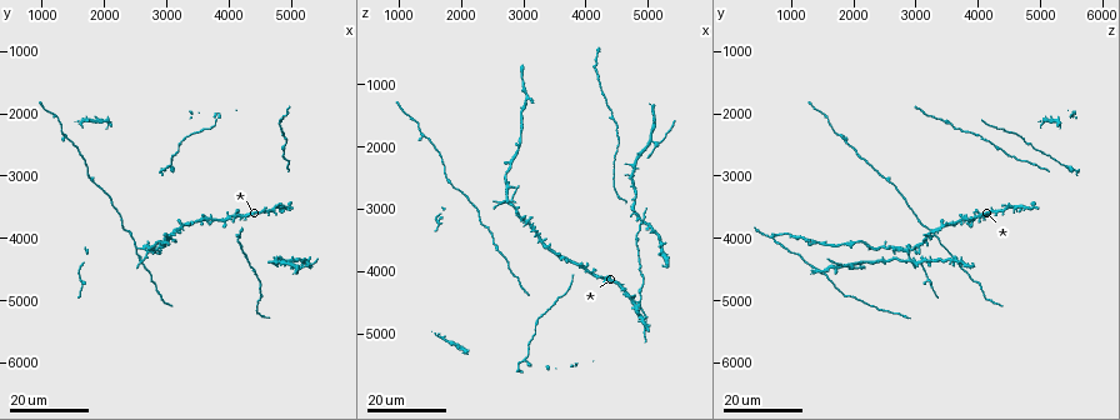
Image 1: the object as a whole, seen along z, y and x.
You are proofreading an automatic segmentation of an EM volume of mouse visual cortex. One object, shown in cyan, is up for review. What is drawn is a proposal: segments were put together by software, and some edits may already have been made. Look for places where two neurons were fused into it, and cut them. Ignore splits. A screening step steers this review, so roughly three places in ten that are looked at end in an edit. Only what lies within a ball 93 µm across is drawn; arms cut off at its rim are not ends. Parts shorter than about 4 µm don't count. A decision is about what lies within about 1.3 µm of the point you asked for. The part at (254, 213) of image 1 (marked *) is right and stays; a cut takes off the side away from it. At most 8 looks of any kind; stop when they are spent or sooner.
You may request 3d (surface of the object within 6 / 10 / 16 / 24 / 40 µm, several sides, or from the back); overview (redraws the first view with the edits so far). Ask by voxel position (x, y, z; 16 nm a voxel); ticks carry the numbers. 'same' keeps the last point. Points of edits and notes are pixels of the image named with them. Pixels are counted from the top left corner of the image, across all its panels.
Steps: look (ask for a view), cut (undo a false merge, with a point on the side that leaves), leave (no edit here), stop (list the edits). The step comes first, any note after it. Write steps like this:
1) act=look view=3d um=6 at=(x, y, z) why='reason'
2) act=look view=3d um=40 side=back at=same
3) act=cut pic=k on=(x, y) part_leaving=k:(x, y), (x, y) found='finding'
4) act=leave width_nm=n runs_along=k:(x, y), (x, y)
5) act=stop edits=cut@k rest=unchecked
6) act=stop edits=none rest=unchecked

act=look view=3d um=24 at=(4900, 2350, 3950)

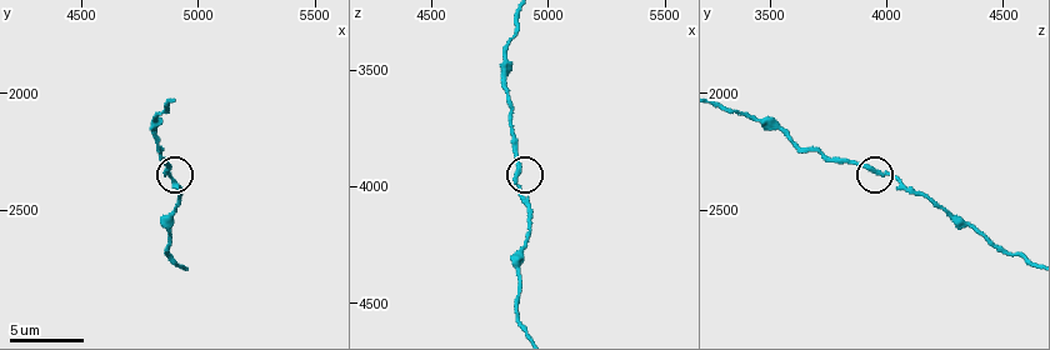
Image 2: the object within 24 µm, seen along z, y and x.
act=look view=3d um=10 at=(4860, 2340, 3970)

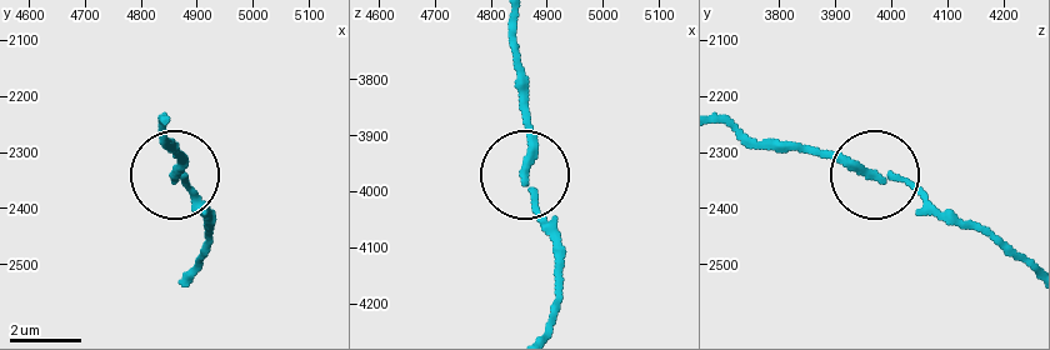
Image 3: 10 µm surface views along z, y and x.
act=leave runs_along=3:(1025, 265), (981, 231), (945, 223), (891, 178), (795, 149) found='one neuron here'

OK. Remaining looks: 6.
act=look view=3d um=16 at=(4250, 4300, 1100) why='thick turns thin'

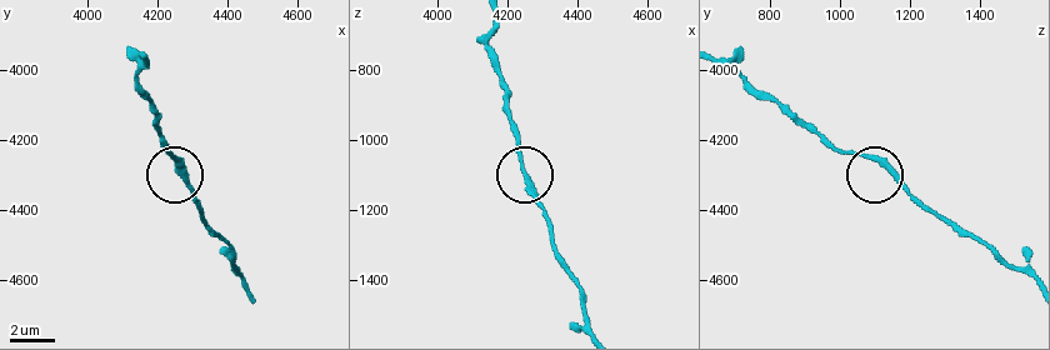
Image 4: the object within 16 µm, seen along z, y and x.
act=look view=3d um=10 at=(4250, 4260, 1100)

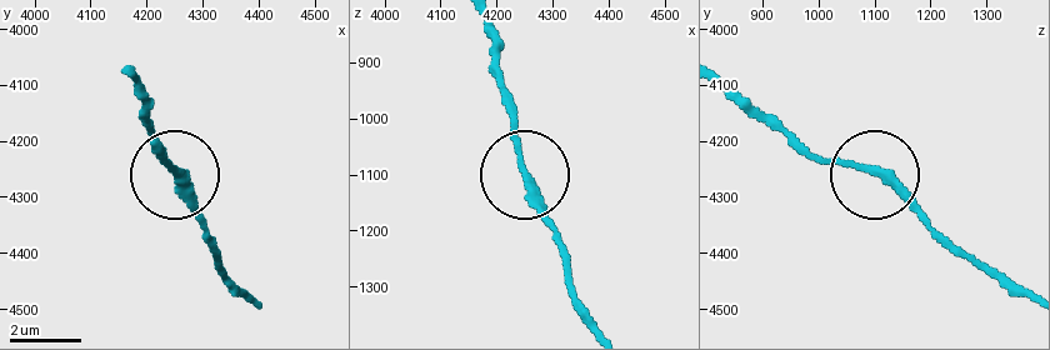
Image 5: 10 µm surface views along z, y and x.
act=leave width_nm=210 found='one neuron here'

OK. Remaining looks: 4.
act=look view=3d um=16 at=(3050, 4000, 1200) why='three-way junction'

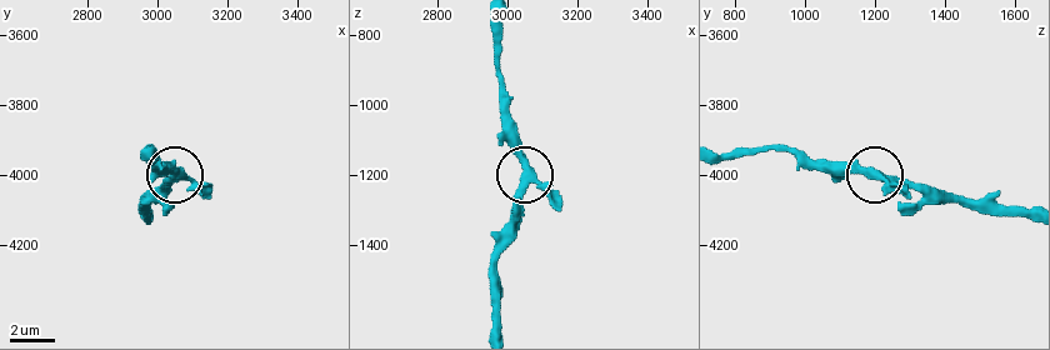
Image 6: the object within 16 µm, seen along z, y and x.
act=look view=3d um=10 at=(3080, 3990, 1200)

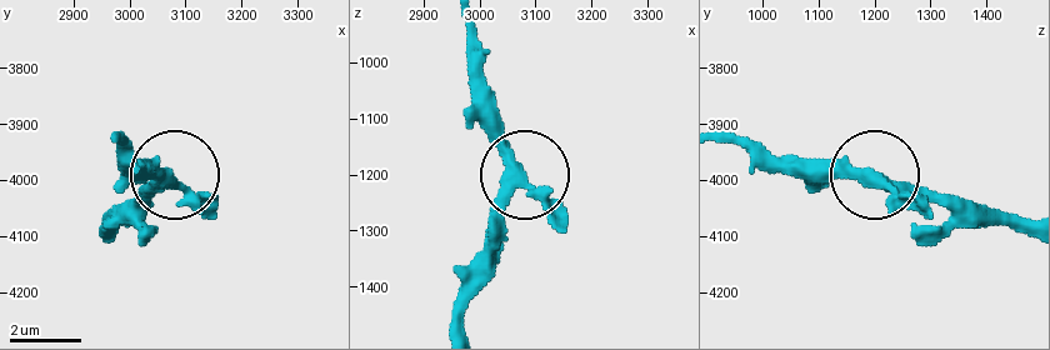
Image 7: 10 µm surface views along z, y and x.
act=leave side_arm_um=9 runs_along=7:(1026, 234), (964, 221), (865, 171), (806, 171) found='all the same neuron'

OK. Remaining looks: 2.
act=look view=3d um=24 at=(1600, 4650, 3150) why='calibre changes'

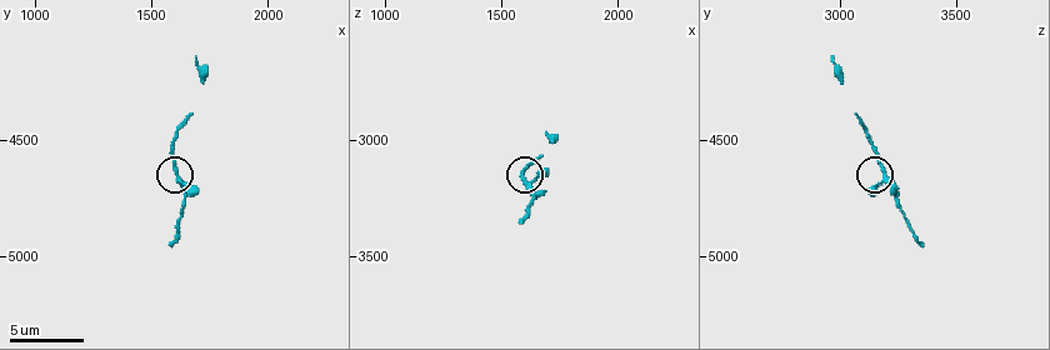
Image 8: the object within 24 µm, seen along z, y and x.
act=look view=3d um=10 at=(1600, 4620, 3190)

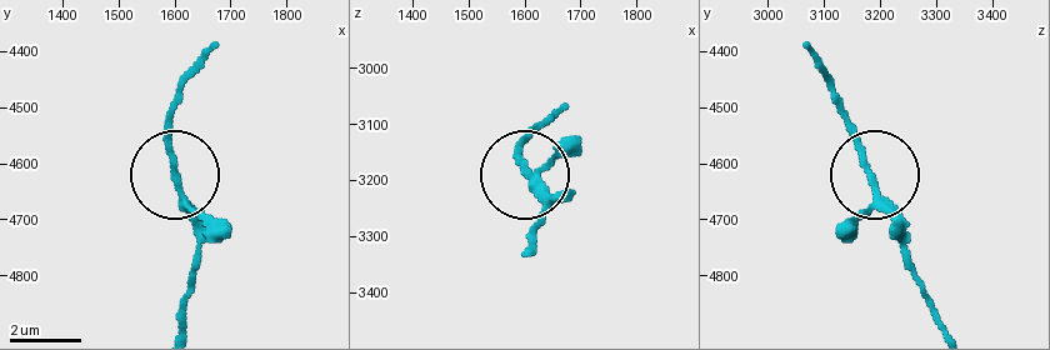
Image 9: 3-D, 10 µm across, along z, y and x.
act=leave arms=3 found='continuous, no second neuron'

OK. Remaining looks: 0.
act=stop edits=none rest=unchecked

